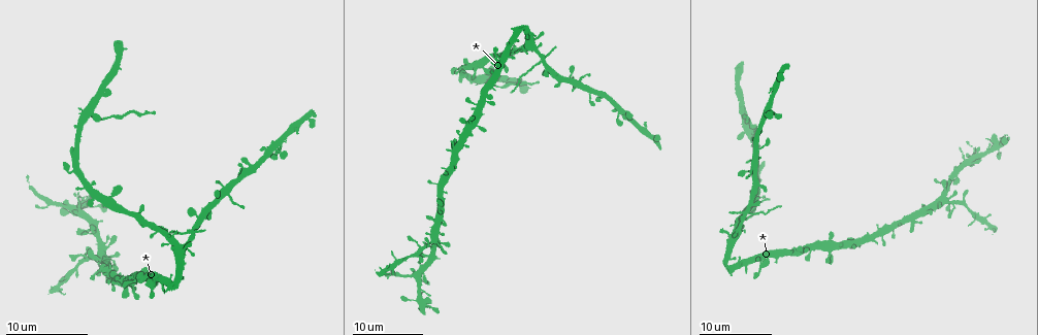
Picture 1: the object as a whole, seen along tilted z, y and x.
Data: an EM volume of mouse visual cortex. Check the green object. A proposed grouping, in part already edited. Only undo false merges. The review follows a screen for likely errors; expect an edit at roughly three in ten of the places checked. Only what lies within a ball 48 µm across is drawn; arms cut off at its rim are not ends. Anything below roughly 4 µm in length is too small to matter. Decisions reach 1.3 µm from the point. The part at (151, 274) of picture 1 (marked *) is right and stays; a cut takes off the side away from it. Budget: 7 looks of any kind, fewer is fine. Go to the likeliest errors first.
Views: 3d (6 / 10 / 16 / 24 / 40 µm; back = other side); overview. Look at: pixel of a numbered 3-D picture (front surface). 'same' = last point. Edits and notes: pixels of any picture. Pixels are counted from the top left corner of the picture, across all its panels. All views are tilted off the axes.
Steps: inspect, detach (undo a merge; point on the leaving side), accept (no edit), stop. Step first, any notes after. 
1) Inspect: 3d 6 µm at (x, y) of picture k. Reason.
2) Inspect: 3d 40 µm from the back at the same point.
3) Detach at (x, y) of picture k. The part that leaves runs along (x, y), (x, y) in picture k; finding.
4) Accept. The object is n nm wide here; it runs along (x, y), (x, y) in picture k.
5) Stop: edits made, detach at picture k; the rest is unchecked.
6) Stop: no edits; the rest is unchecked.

Inspect: 3d 16 µm at (751, 131) of picture 1. Thin arm on a thick one.

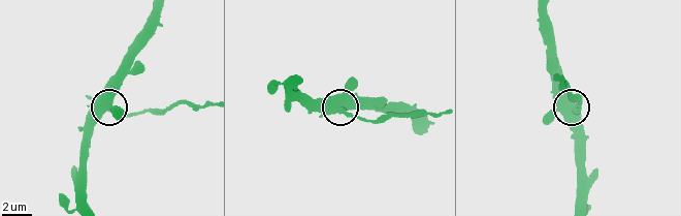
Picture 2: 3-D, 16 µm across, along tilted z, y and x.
Inspect: 3d 6 µm at (335, 107) of picture 2.

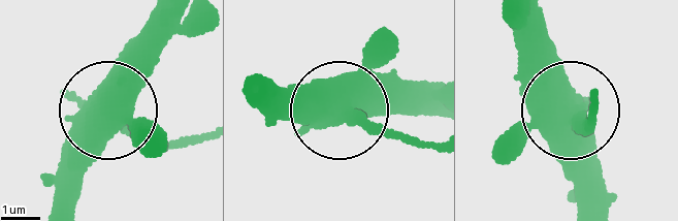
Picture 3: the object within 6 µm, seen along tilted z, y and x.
Detach at (366, 125) of picture 3. The part that leaves runs along (342, 111), (429, 143) in picture 3; a second neuron is stuck on.

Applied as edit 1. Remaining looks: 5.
Inspect: 3d 16 µm at (191, 229) of picture 1. Looks like a crossing.

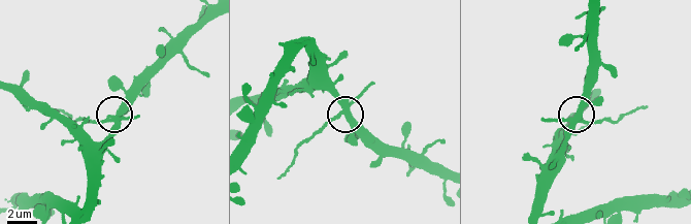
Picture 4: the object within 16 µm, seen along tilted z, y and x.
Inspect: 3d 6 µm at (344, 115) of picture 4.

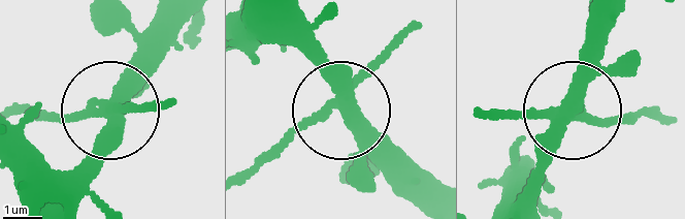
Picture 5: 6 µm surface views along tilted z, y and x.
Accept. The side arm is 7 µm long; 4 arms meet here; continuous, no second neuron.

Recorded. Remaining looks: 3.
Inspect: 3d 16 µm at (826, 246) of picture 1. Narrows sharply.

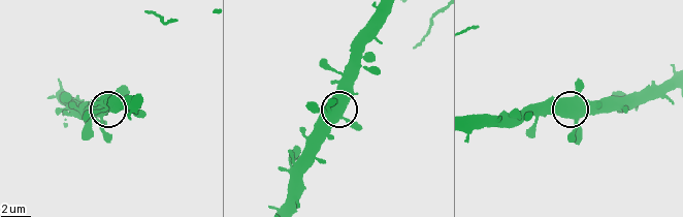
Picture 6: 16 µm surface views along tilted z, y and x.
Inspect: 3d 10 µm at (339, 107) of picture 6.

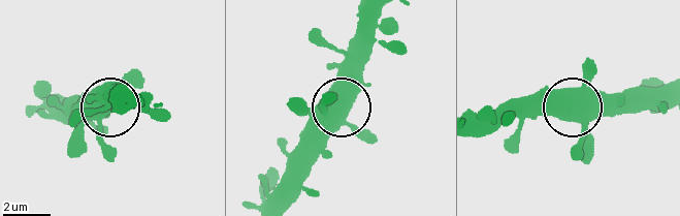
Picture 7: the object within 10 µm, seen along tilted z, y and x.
Accept. It runs along (474, 121), (579, 111), (634, 114) in picture 7; continuous, no second neuron.

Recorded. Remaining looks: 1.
Stop: edits made, detach at picture 3; the rest is unchecked.

